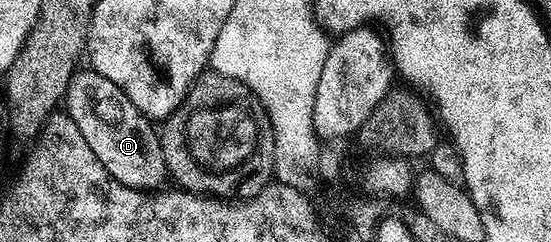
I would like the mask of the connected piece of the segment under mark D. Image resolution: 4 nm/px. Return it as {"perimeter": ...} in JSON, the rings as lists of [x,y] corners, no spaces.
{"perimeter":[[[84,69],[74,73],[66,88],[63,106],[69,118],[75,120],[79,132],[83,132],[83,140],[87,140],[91,152],[99,156],[99,164],[103,164],[103,168],[107,168],[109,175],[119,180],[119,184],[146,192],[160,191],[166,185],[167,171],[161,136],[154,123],[139,112],[135,104],[131,104],[119,84],[107,80],[107,76],[98,70]]]}

